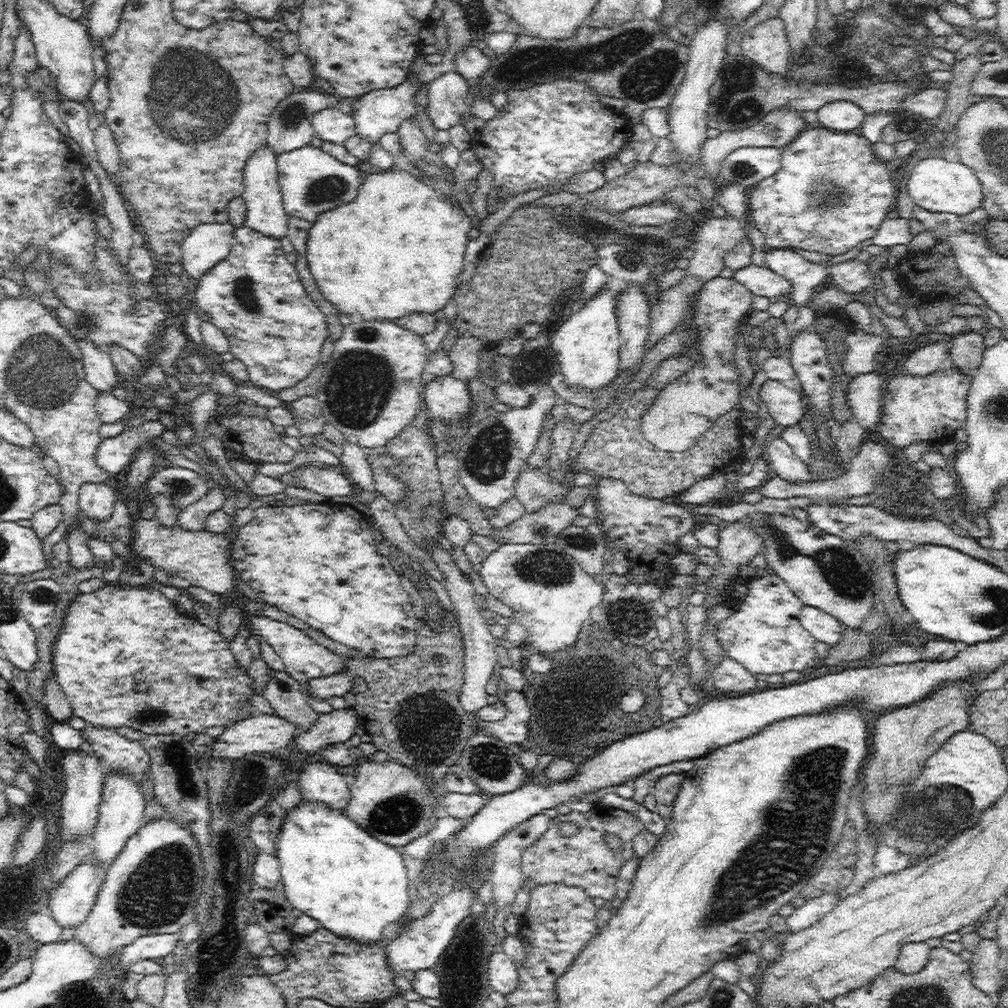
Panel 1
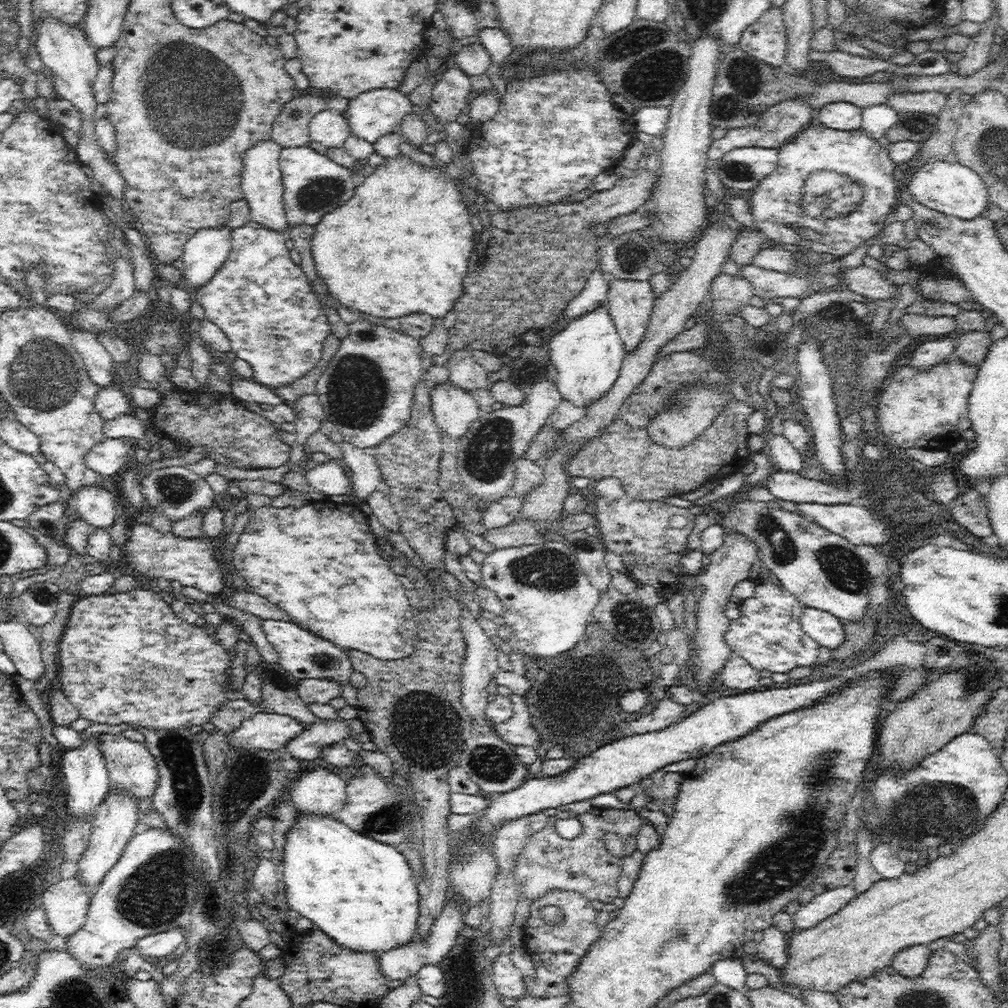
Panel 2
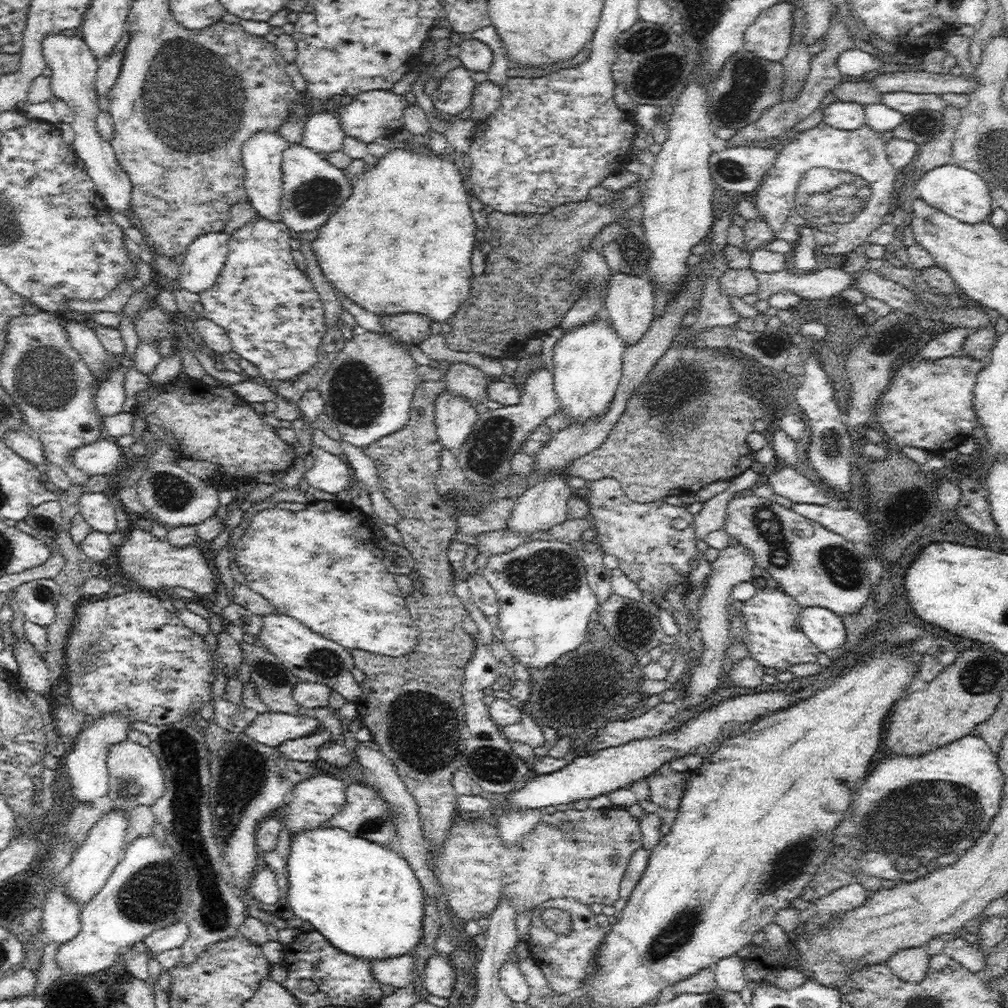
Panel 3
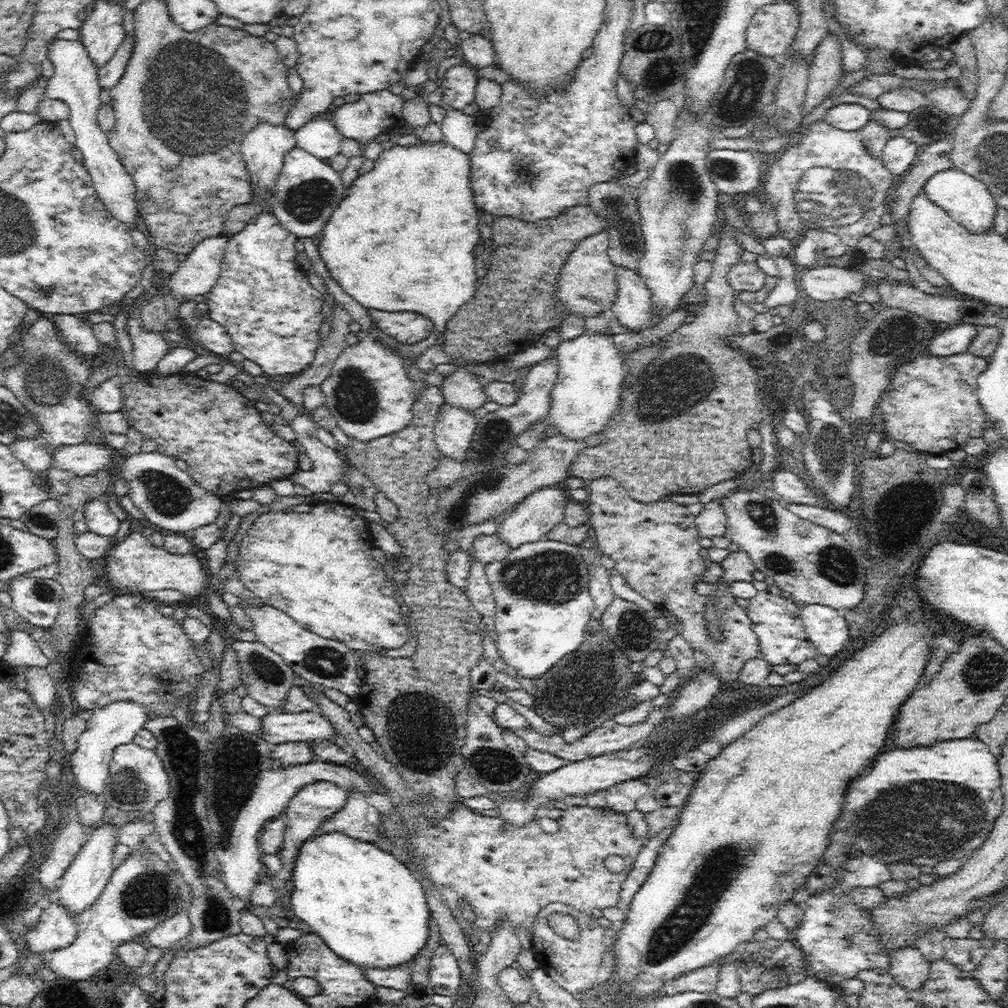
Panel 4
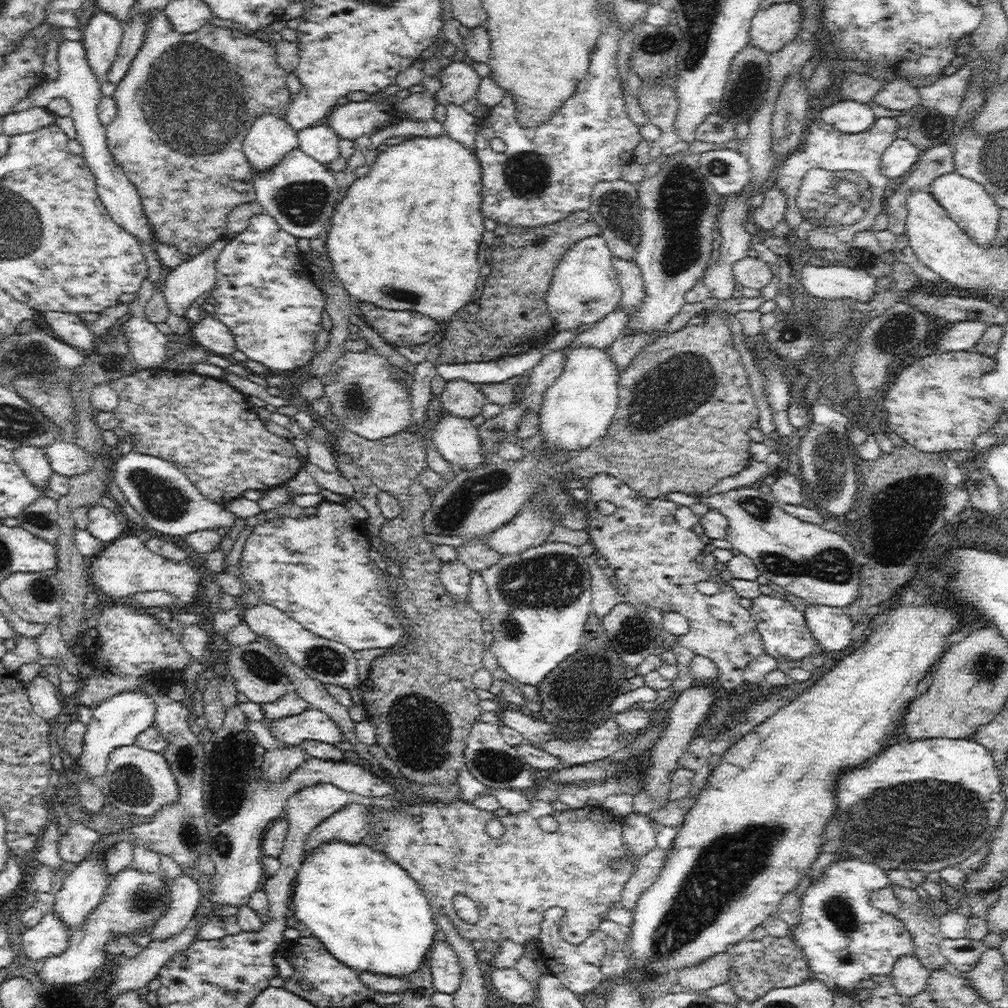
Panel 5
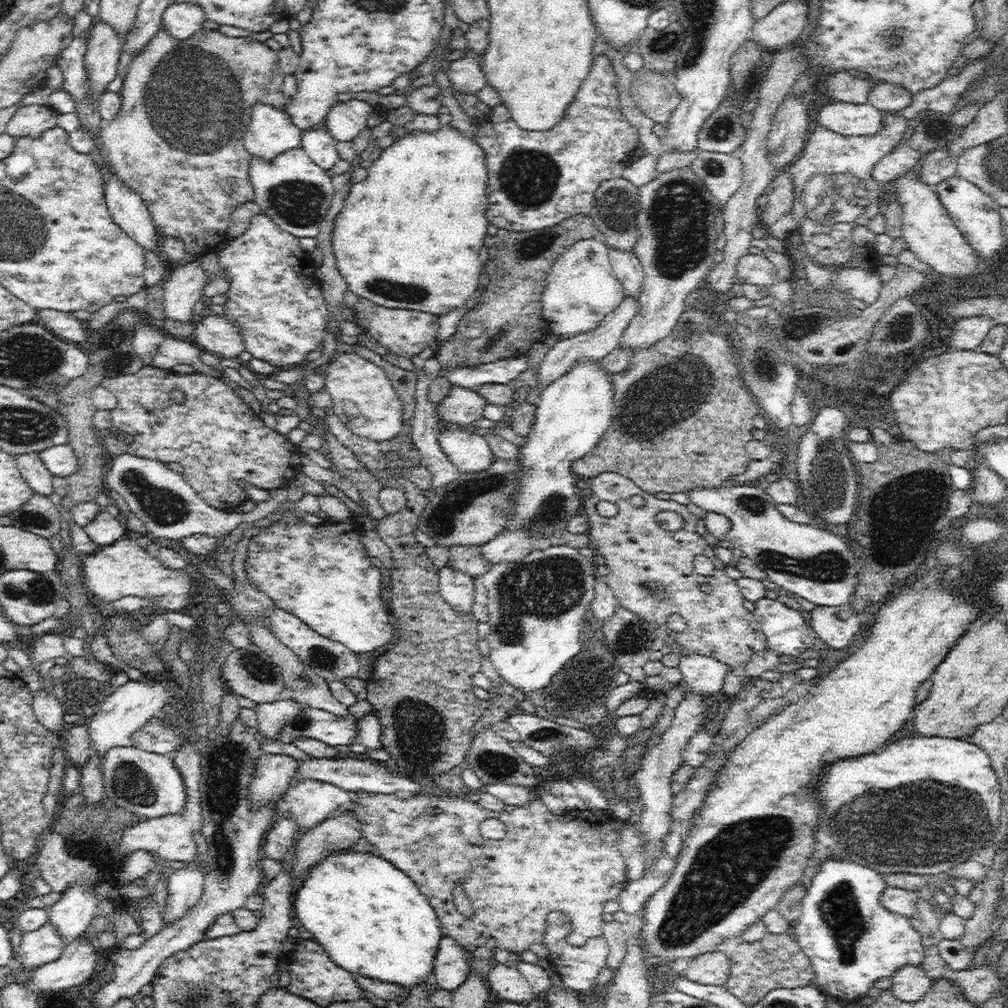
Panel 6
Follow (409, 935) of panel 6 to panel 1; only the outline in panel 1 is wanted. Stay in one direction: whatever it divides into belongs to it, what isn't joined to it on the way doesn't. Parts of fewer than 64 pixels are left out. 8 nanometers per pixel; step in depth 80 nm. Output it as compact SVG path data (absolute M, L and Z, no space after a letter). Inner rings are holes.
M303 801L298 807L295 807L286 814L284 825L275 842L275 855L278 857L281 881L285 886L286 899L288 899L288 902L290 902L294 908L302 911L304 915L315 918L319 921L319 925L336 933L337 936L349 936L349 938L353 938L353 940L357 940L357 942L367 942L368 944L376 944L376 942L385 944L390 941L382 936L384 928L391 922L400 922L411 903L407 889L409 880L406 875L407 870L406 867L404 867L404 861L402 861L401 849L385 844L372 837L368 832L360 829L360 825L348 819L348 816L346 816L342 810L332 810L332 807L326 805L326 803L310 803L310 801Z

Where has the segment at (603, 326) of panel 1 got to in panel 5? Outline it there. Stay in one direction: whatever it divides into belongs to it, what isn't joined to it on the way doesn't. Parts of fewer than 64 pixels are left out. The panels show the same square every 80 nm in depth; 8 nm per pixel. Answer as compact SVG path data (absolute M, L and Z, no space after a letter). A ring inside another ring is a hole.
M586 345L573 347L567 355L562 374L545 390L539 410L540 434L544 438L543 443L537 447L551 450L551 452L554 452L554 450L557 450L557 452L567 450L570 453L589 450L594 447L600 438L606 436L616 415L619 401L618 377L621 372L622 370L618 369L618 363L612 361L609 349L602 351L586 347Z

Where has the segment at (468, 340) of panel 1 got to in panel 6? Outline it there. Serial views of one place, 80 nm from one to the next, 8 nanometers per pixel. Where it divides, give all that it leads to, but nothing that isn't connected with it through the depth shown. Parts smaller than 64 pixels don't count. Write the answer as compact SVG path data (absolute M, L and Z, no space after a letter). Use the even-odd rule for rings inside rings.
M452 384L450 393L441 403L436 404L441 425L469 427L483 418L487 400L477 390Z

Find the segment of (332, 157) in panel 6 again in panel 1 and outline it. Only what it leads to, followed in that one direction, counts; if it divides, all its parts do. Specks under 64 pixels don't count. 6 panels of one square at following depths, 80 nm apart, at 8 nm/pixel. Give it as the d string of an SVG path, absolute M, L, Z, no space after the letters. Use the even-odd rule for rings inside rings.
M338 106L322 108L312 116L311 123L315 136L328 142L344 145L348 138L357 134L353 115Z

